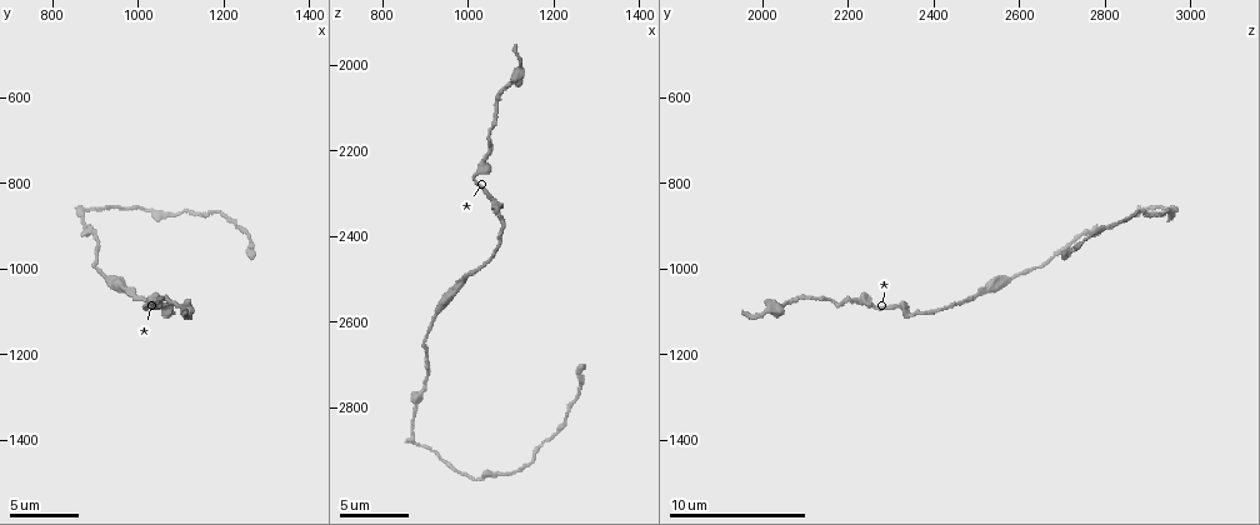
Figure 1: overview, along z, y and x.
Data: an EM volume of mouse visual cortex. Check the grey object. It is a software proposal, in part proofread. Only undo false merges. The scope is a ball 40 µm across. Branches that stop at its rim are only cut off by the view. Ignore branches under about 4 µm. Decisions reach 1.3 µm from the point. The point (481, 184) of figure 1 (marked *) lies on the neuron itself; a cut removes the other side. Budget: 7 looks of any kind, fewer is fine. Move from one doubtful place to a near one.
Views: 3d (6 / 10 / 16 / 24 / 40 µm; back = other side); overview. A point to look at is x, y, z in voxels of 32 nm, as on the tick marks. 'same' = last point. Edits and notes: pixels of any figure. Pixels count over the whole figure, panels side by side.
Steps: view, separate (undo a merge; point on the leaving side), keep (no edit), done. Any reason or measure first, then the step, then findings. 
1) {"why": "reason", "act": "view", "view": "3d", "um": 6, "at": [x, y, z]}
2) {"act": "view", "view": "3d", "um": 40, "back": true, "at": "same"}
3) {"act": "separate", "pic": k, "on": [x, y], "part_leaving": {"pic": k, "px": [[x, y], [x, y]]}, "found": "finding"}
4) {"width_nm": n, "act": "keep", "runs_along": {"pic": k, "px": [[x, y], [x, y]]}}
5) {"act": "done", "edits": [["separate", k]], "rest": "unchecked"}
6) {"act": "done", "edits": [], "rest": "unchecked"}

{"act": "view", "view": "3d", "um": 16, "at": [1080, 1105, 2370]}

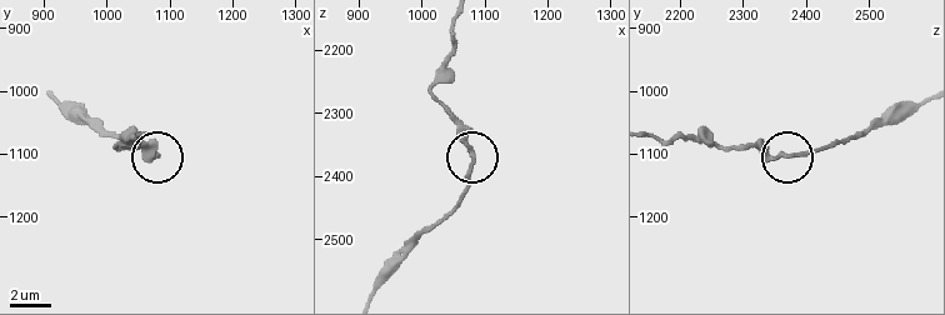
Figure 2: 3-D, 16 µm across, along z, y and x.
{"act": "keep", "runs_along": {"pic": 2, "px": [[440, 100], [470, 160], [460, 203]]}, "found": "all the same neuron"}

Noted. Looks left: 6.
{"why": "thick turns thin", "act": "view", "view": "3d", "um": 10, "at": [1050, 1080, 2200]}

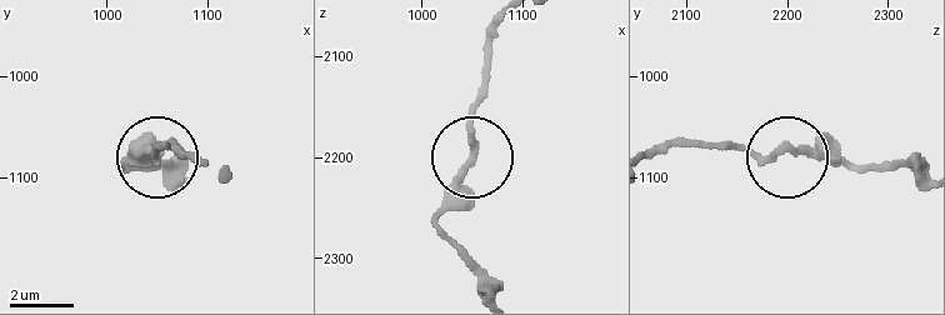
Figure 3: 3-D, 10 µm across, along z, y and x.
{"act": "keep", "runs_along": {"pic": 3, "px": [[863, 163], [683, 146]]}, "found": "all the same neuron"}

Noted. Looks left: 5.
{"act": "view", "view": "3d", "um": 6, "at": [1000, 1060, 2490]}

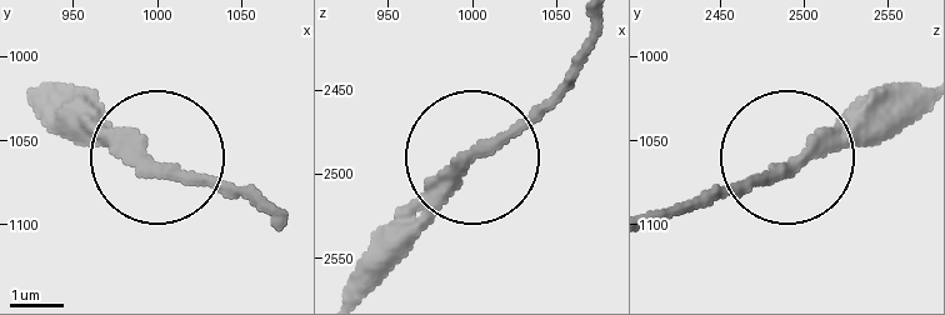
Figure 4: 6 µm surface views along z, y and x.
{"width_nm": 290, "act": "keep", "runs_along": {"pic": 4, "px": [[284, 223], [154, 165], [78, 98]]}, "found": "one neuron here"}

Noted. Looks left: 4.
{"act": "done", "edits": [], "rest": "unchecked"}

